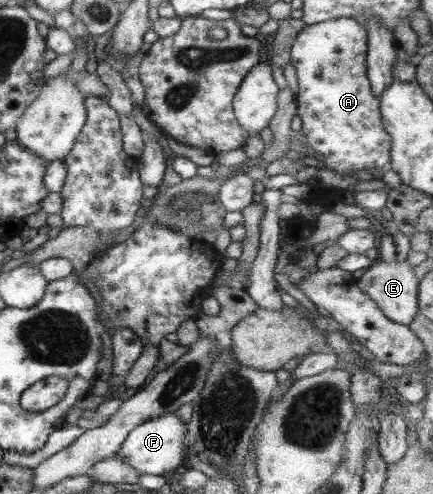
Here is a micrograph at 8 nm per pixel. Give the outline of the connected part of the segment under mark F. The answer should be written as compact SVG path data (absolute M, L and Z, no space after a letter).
M174 412L145 420L128 433L115 456L139 474L162 476L187 461L187 453L183 449L183 434L186 433L186 425L187 423L182 422Z

